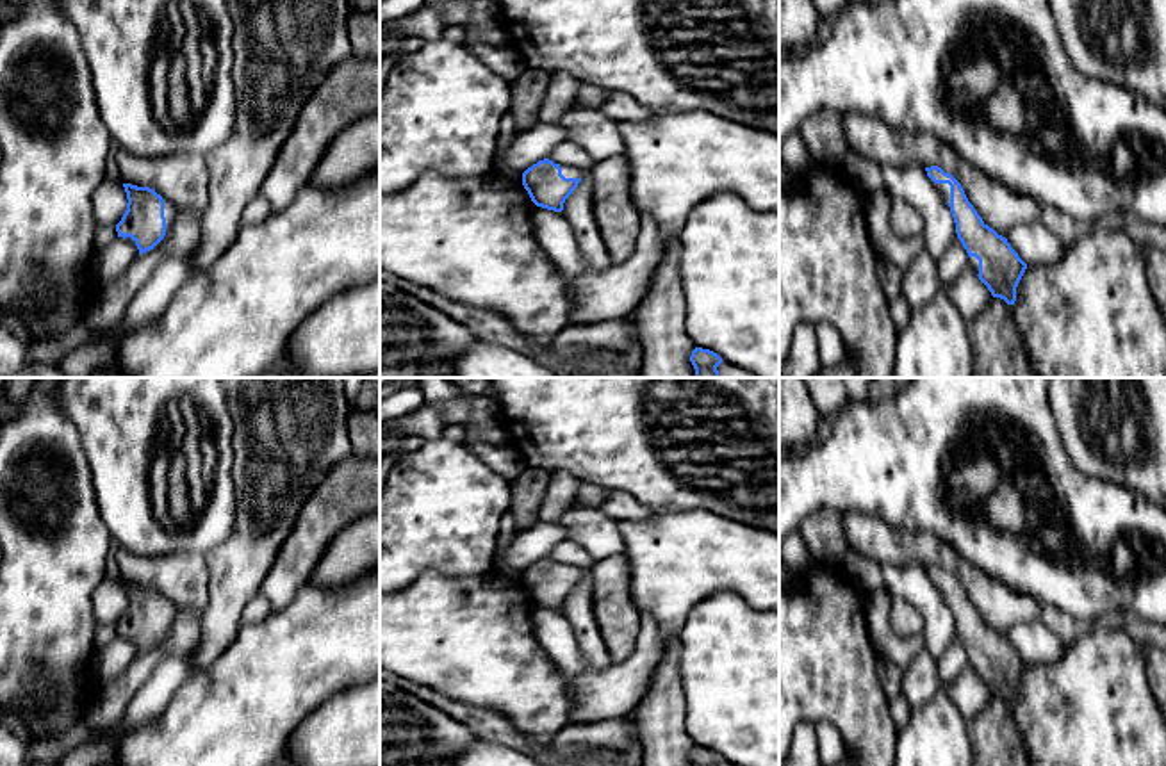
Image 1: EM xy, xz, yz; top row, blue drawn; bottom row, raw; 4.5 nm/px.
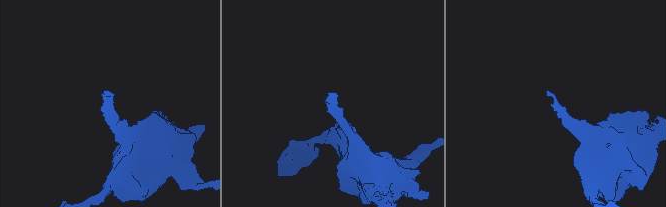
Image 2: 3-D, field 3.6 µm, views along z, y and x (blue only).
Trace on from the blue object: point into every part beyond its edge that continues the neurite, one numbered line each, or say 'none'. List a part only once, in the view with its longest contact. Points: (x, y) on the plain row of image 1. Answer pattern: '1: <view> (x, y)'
1: xy (170, 610)

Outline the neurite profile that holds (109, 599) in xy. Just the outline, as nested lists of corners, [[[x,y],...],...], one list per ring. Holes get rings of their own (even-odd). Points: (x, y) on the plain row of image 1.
[[[105,577],[93,593],[94,623],[116,625],[127,609],[127,602],[127,591],[119,577]]]

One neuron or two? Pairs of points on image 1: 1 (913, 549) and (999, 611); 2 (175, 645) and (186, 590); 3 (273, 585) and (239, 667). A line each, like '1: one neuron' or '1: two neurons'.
1: one neuron
2: two neurons
3: two neurons

